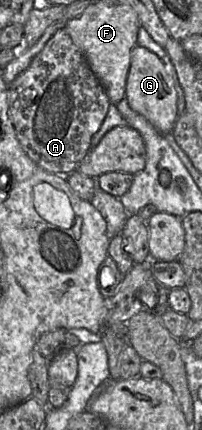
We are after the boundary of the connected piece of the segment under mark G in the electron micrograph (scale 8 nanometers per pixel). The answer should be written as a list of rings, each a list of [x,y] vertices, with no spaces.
[[[135,46],[131,52],[126,99],[130,108],[146,118],[161,134],[172,132],[179,117],[174,80],[161,59],[145,47]]]

